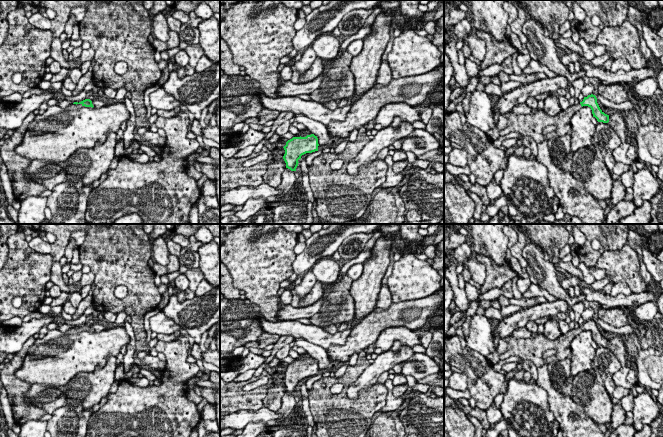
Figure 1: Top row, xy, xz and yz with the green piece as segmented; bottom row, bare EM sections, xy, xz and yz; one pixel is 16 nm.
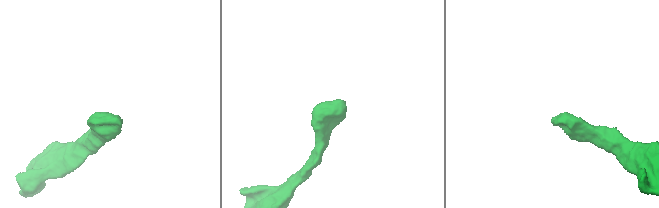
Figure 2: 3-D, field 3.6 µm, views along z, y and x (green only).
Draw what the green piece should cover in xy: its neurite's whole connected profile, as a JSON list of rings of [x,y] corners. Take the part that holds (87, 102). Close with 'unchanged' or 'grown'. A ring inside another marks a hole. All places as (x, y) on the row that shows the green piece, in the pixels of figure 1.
[[[85,99],[81,102],[74,102],[73,104],[68,106],[69,110],[77,110],[77,109],[81,109],[83,107],[94,107],[92,104],[92,101],[90,99]]]; grown

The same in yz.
[[[591,94],[584,97],[583,101],[579,104],[562,109],[556,116],[550,116],[544,110],[538,109],[536,109],[536,112],[532,115],[517,115],[510,111],[505,114],[507,125],[499,132],[499,135],[505,136],[510,133],[519,133],[523,137],[531,137],[537,144],[542,143],[545,139],[564,136],[571,131],[571,117],[583,106],[591,108],[593,117],[595,117],[598,122],[609,122],[609,115],[600,109],[596,96]],[[548,126],[555,126],[556,130],[545,134],[544,129]]]; grown

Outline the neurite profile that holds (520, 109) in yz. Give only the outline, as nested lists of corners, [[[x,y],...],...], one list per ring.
[[[522,103],[514,106],[512,112],[517,115],[532,115],[536,112],[536,110],[530,108],[526,103]]]

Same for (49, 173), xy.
[[[33,160],[24,171],[30,181],[43,184],[49,190],[52,190],[56,185],[68,181],[66,167],[65,161],[56,163]]]

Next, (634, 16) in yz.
[[[629,6],[627,10],[626,20],[637,28],[640,36],[640,51],[643,57],[649,62],[649,59],[653,54],[648,48],[645,39],[642,35],[642,24],[645,23],[642,12],[640,12],[637,8],[633,6]]]

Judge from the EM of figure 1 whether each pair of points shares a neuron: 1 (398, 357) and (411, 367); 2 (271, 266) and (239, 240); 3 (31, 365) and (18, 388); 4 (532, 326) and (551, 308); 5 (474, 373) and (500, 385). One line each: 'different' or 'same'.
1: different
2: same
3: different
4: different
5: same

